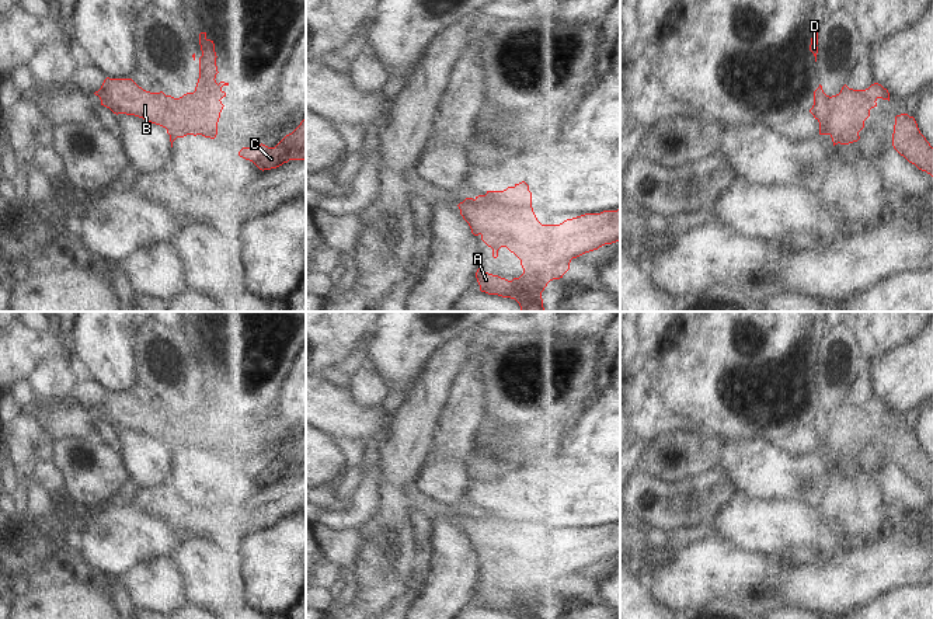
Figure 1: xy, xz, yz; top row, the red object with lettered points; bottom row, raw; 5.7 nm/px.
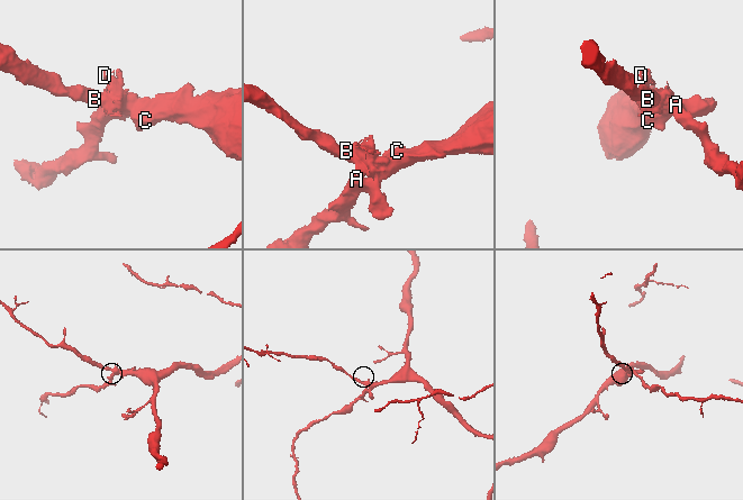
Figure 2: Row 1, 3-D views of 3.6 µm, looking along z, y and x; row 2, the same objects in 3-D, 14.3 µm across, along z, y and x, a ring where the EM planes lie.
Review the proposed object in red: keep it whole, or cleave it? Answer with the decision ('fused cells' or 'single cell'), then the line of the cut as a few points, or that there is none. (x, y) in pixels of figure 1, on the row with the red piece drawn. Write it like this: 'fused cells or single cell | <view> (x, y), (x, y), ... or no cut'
single cell | no cut

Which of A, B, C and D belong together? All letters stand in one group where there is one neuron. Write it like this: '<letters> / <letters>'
A B C D

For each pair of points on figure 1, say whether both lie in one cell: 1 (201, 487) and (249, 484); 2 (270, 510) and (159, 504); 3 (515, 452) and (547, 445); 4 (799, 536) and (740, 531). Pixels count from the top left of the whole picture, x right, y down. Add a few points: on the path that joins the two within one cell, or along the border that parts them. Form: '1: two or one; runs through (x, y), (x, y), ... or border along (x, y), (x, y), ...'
1: one; runs through (212, 486), (237, 486)
2: one; runs through (242, 520), (187, 520)
3: one; runs through (524, 445), (539, 445)
4: one; runs through (784, 531), (754, 531)

